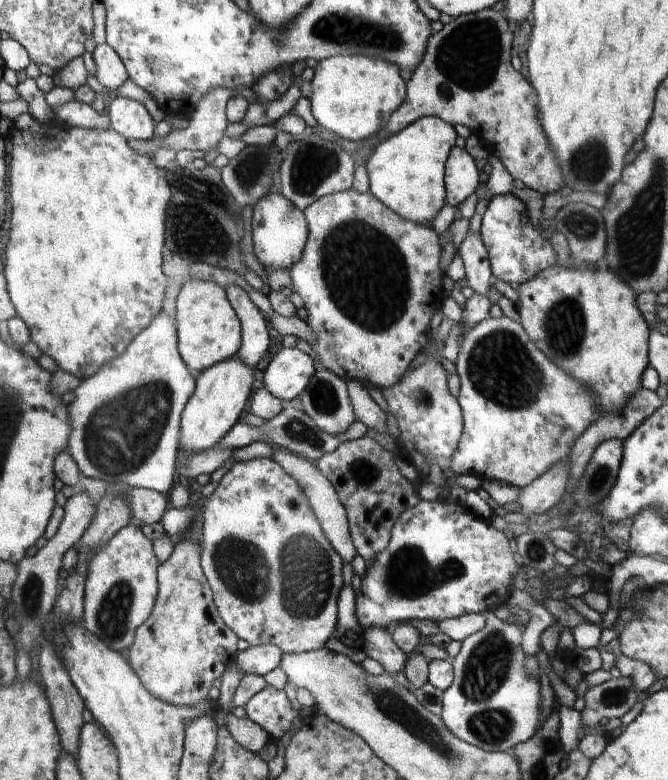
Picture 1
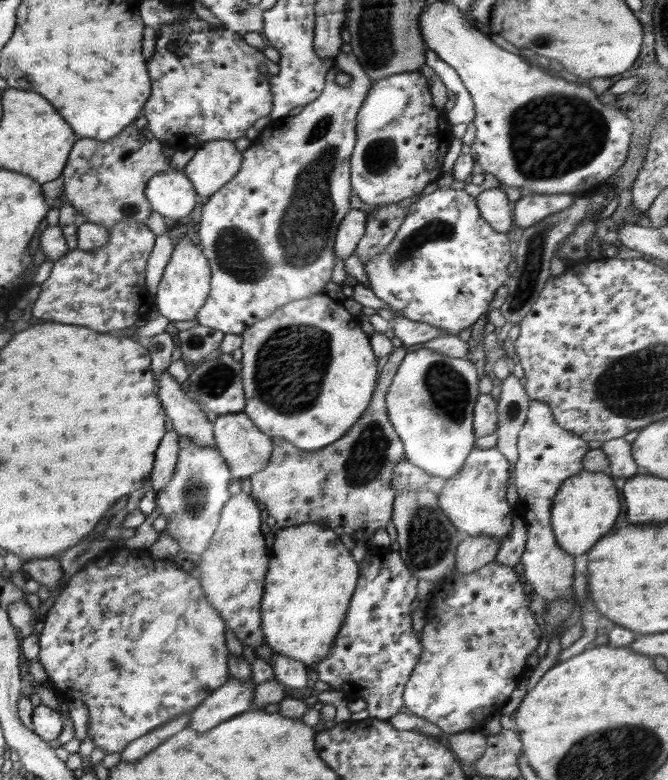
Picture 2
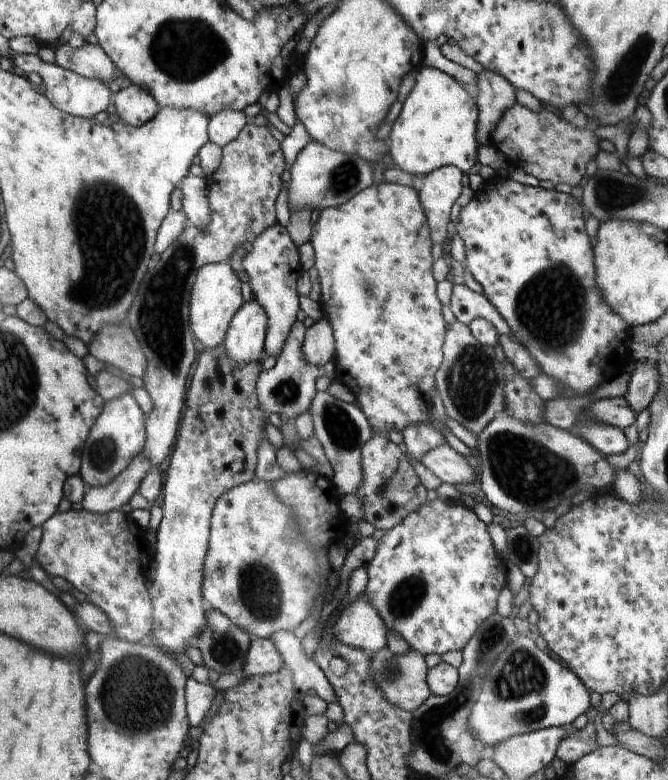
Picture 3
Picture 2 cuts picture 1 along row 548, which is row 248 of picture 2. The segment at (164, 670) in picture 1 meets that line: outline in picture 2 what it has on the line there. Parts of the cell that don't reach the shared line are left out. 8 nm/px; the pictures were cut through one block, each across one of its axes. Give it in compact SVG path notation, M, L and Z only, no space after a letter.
M183 237L176 245L164 268L163 277L157 289L156 309L170 321L193 320L206 302L210 292L211 268L199 245Z

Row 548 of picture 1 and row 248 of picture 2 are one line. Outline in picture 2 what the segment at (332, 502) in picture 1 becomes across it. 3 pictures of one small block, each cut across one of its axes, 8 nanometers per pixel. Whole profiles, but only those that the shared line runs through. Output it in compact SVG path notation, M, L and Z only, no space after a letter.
M350 209L350 212L340 223L335 236L334 252L337 260L346 260L355 252L367 223L367 212L360 209Z

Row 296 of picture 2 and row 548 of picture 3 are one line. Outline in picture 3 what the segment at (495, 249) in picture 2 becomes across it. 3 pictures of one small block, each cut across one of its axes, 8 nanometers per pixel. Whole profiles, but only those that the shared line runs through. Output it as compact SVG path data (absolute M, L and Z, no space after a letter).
M439 498L434 501L426 501L416 512L411 512L402 523L387 530L386 534L379 539L378 549L373 560L365 565L368 570L369 581L364 595L370 597L374 603L380 618L384 621L388 630L398 633L406 639L410 649L427 654L440 654L450 651L461 651L468 640L472 638L476 629L488 616L496 612L496 601L500 590L507 585L508 564L494 551L486 525L475 512L467 510L459 500L443 502Z

